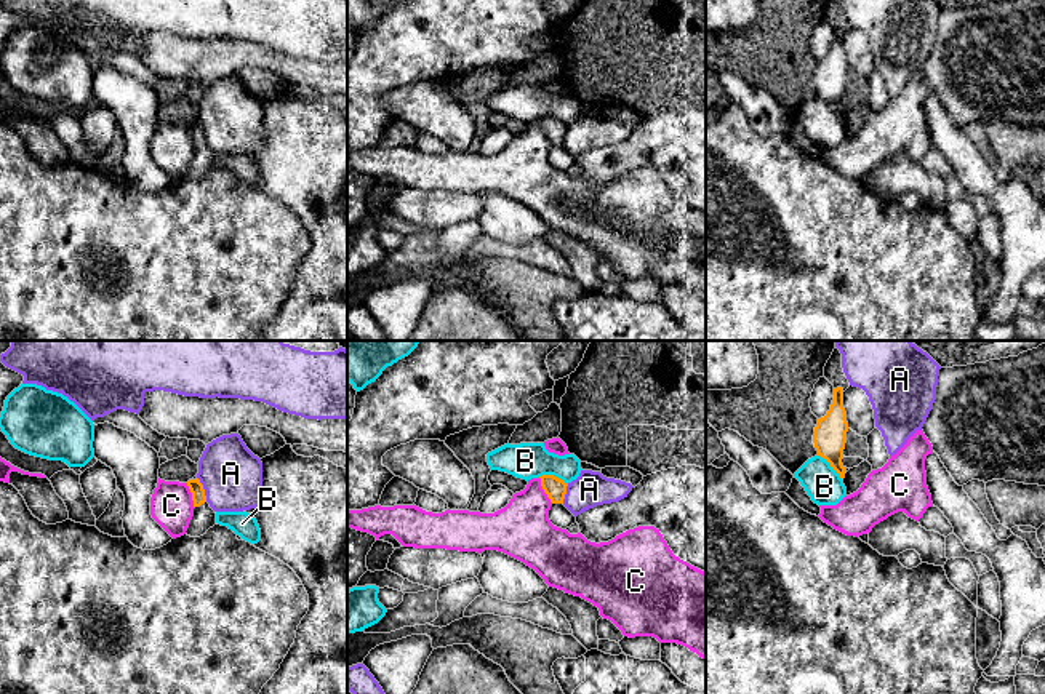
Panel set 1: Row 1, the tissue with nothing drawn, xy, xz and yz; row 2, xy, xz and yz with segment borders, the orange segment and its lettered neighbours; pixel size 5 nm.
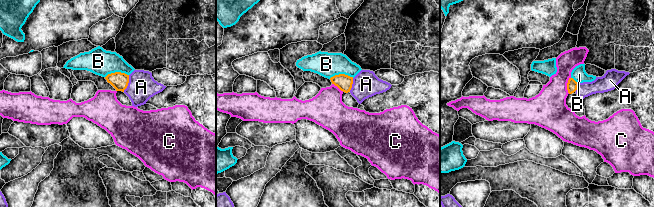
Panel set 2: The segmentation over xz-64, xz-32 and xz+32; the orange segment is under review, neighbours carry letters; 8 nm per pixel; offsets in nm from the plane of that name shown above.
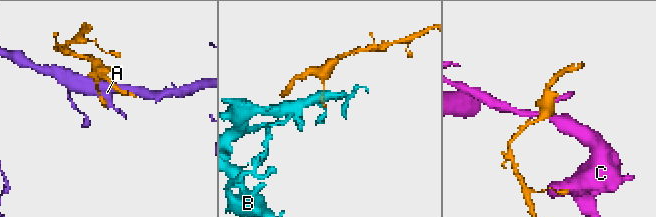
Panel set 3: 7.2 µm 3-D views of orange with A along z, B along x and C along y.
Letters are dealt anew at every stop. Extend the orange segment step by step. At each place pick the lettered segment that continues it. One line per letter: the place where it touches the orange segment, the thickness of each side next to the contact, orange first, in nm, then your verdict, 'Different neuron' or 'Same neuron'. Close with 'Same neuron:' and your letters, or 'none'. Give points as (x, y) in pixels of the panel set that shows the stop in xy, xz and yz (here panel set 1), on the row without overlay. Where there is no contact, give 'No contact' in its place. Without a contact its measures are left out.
A: Touches orange at xy (204, 131). Thickness 70 nm (orange) against 300 nm. Different neuron
B: Touches orange at xz (552, 117). Thickness 110 nm (orange) against 180 nm. Different neuron
C: Touches orange at xz (543, 130). Thickness 110 nm (orange) against 300 nm. Different neuron
Same neuron: none

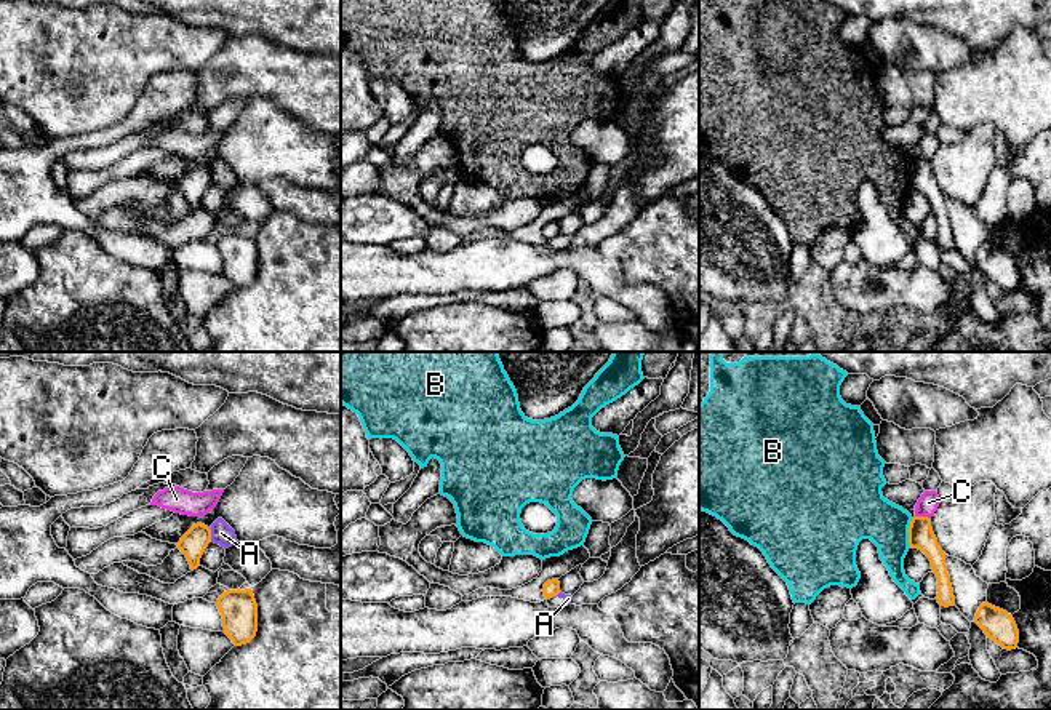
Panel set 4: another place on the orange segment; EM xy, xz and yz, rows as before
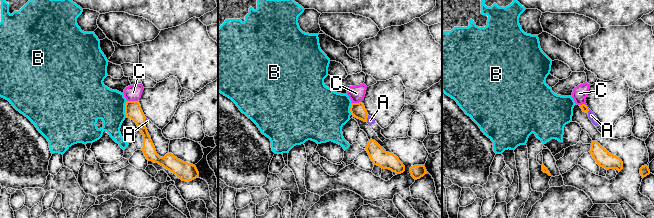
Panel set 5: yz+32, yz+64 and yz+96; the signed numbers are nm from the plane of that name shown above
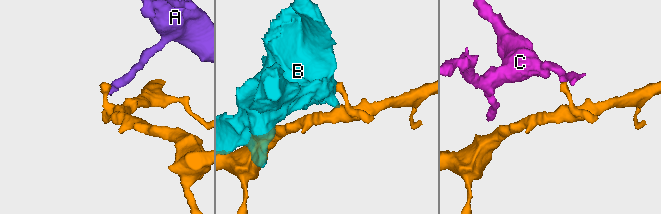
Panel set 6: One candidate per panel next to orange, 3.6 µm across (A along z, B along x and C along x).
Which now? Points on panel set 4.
A: Touches orange at xy (210, 176). Thickness 140 nm (orange) against 110 nm. Different neuron
B: Touches orange at yz (909, 175). Thickness 130 nm (orange) against 260 nm. Different neuron
C: Touches orange at yz (922, 159). Thickness 130 nm (orange) against 100 nm. Different neuron
Same neuron: none

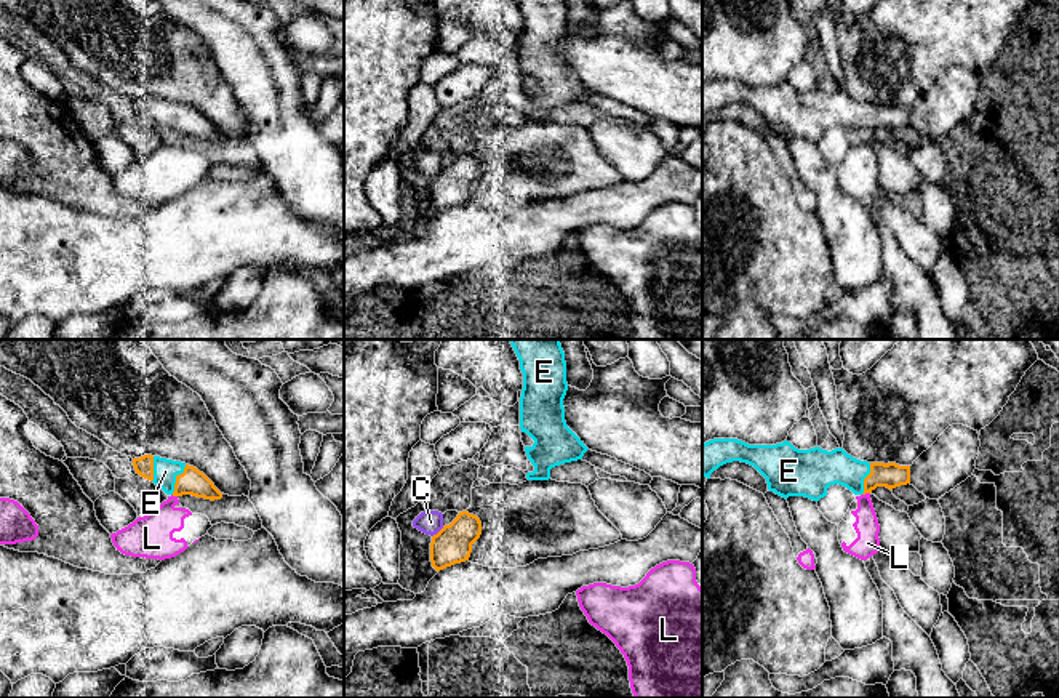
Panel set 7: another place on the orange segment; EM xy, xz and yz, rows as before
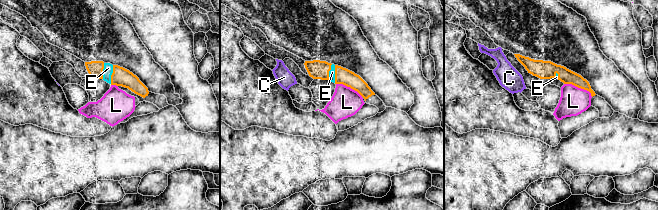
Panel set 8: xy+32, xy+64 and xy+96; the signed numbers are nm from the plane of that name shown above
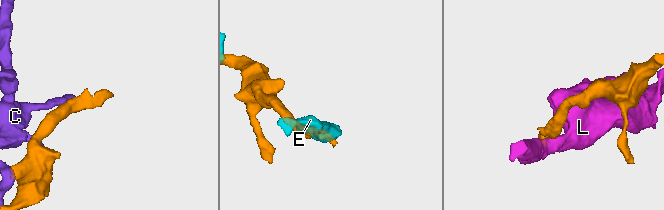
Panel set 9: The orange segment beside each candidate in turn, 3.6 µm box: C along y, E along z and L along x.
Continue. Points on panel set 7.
C: Touches orange at xz (439, 173). Thickness 190 nm (orange) against 120 nm. Different neuron
E: Touches orange at xy (176, 120). Thickness 130 nm (orange) against 120 nm. Same neuron
L: Touches orange at yz (866, 133). Thickness 120 nm (orange) against 120 nm. Different neuron
Same neuron: E

